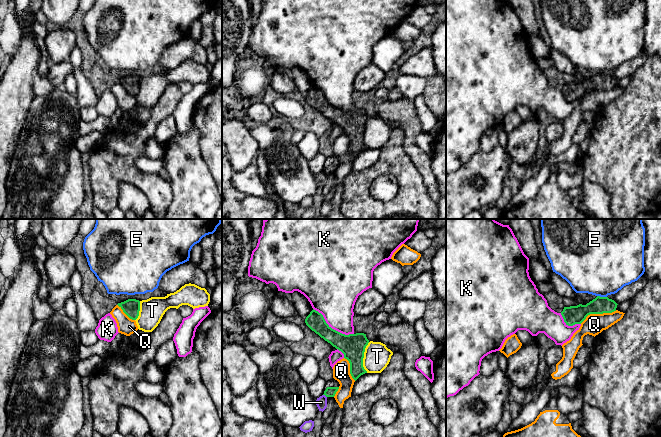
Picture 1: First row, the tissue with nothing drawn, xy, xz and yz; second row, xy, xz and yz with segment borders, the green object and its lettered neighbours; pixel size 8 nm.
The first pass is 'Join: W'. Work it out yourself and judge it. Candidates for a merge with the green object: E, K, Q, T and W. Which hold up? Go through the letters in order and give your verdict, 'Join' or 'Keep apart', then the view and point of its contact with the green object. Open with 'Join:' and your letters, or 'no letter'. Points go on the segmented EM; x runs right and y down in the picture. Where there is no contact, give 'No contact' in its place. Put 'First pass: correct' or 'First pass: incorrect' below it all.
Join: no letter
E: Keep apart. Touches green at yz (602, 297)
K: Keep apart. Touches green at xz (331, 328)
Q: Keep apart. Touches green at yz (598, 313)
T: Keep apart. Touches green at xz (363, 357)
W: Keep apart. Touches green at xz (325, 395)
First pass: incorrect

